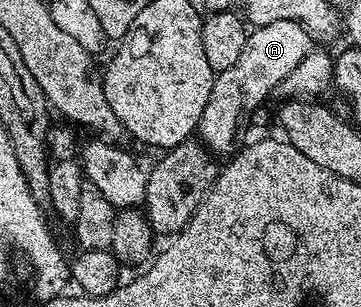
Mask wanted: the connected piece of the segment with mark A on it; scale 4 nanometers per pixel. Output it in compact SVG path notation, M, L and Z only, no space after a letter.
M295 19L272 20L253 28L252 32L247 32L237 60L213 78L212 92L198 124L199 142L213 156L228 157L233 154L237 146L236 134L240 131L240 122L243 119L245 122L250 113L263 104L260 102L267 97L268 90L271 92L277 88L279 82L306 57L310 48L309 42L300 39L302 27Z

